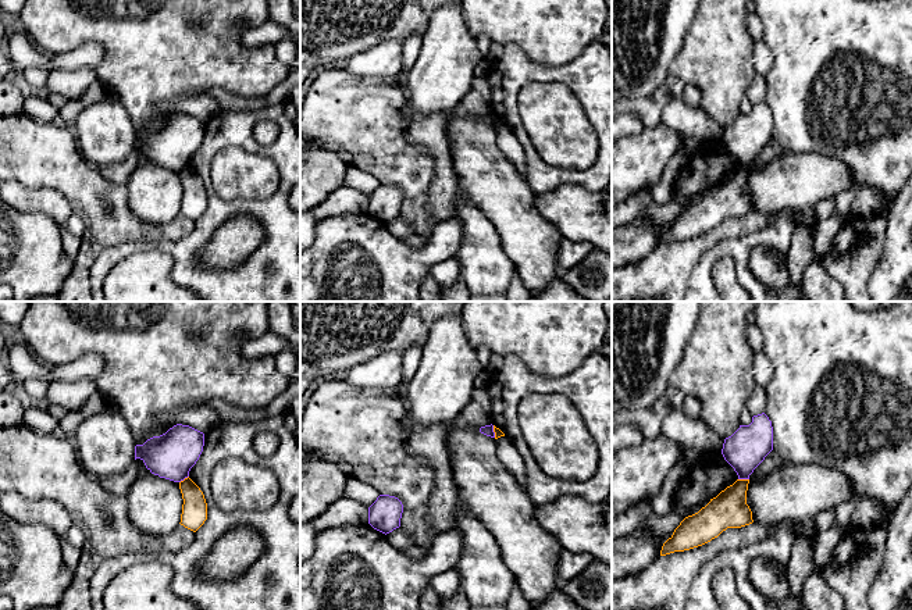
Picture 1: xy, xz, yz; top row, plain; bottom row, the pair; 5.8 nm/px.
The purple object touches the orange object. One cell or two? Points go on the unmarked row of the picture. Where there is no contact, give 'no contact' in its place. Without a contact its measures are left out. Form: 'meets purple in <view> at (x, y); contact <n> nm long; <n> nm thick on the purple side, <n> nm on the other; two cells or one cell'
meets purple in yz at (744, 167); contact 60 nm long; 240 nm thick on the purple side, 220 nm on the other; two cells

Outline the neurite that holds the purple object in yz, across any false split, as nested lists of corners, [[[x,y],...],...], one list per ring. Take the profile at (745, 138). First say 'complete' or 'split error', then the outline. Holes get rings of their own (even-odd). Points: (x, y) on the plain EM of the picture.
complete | [[[762,101],[754,104],[749,114],[740,114],[731,125],[724,128],[722,143],[734,157],[738,168],[749,168],[754,158],[772,139],[772,110]]]

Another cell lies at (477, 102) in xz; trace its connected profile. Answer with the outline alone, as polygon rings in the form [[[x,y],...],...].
[[[474,76],[471,90],[452,110],[455,115],[481,117],[492,113],[491,83],[487,76]]]

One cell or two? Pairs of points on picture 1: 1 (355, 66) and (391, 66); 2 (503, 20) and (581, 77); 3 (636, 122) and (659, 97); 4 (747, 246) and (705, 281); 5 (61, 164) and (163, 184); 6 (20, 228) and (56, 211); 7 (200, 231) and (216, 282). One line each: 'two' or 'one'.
1: one
2: two
3: two
4: one
5: two
6: two
7: one

